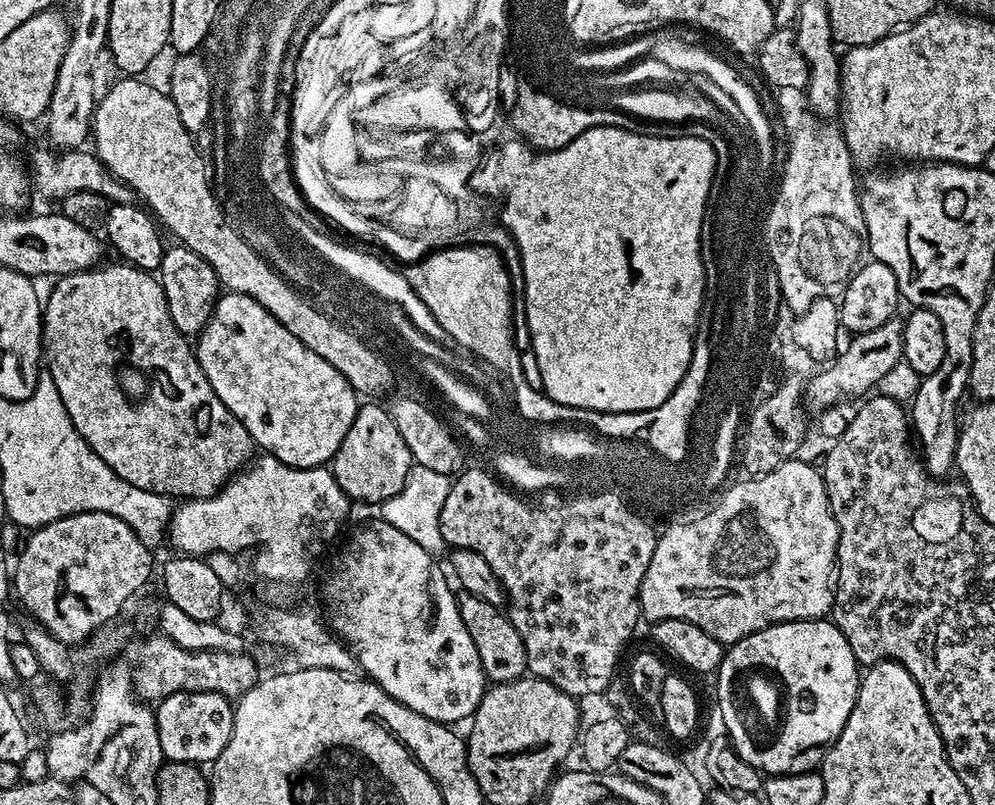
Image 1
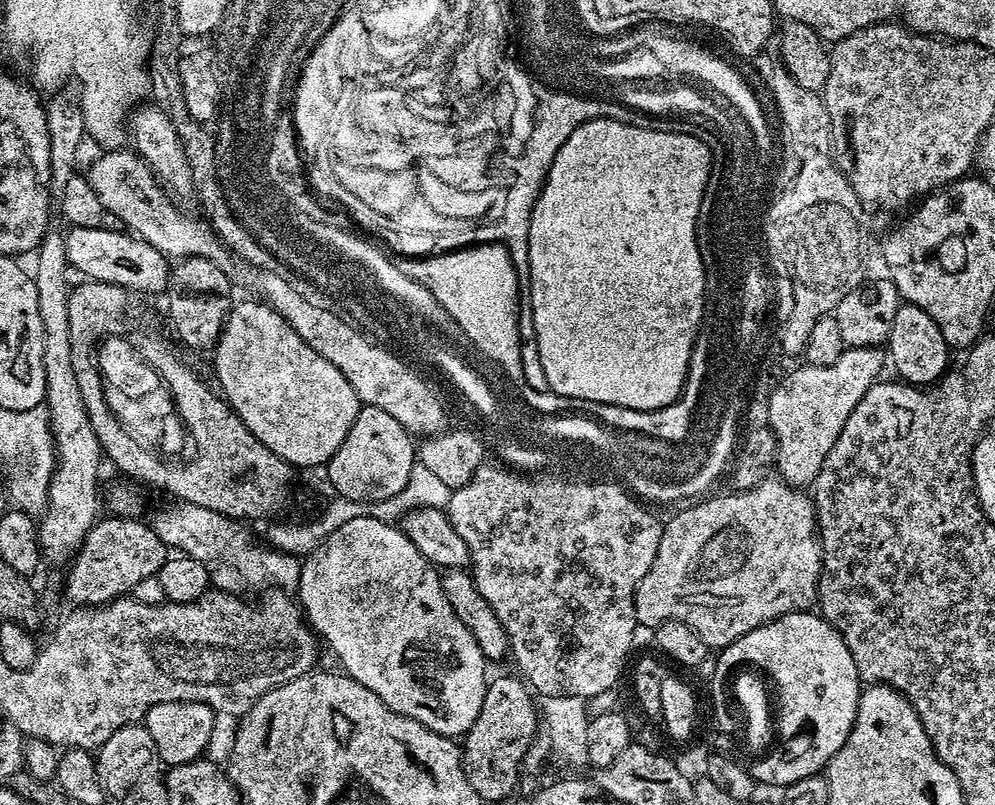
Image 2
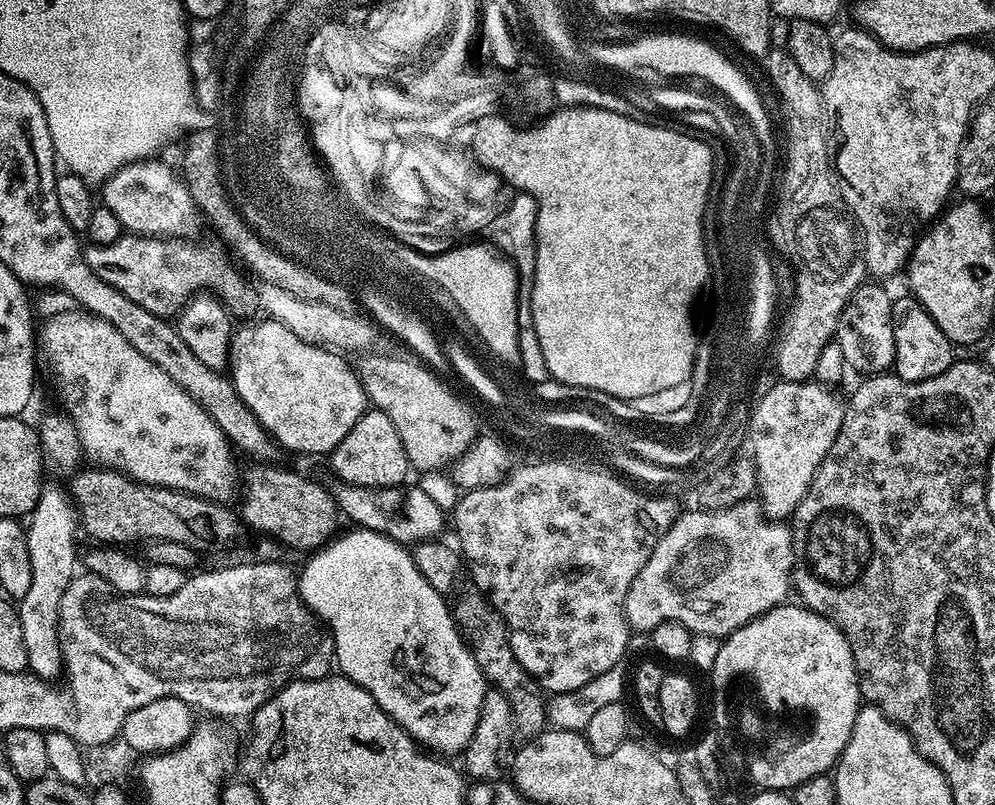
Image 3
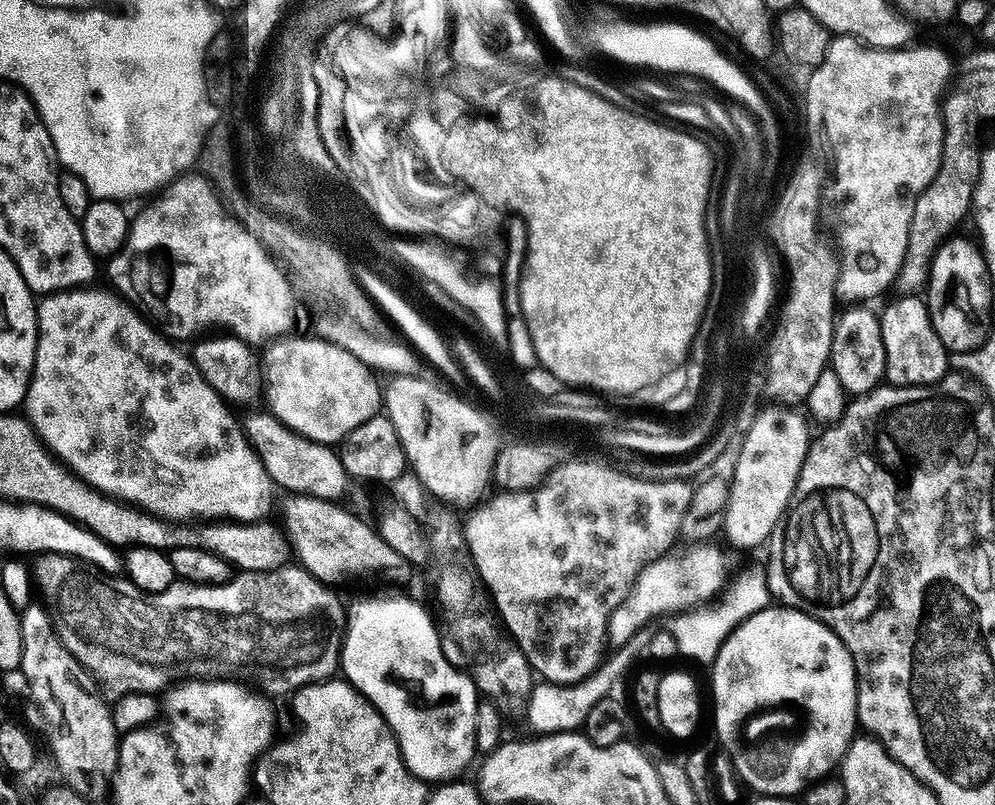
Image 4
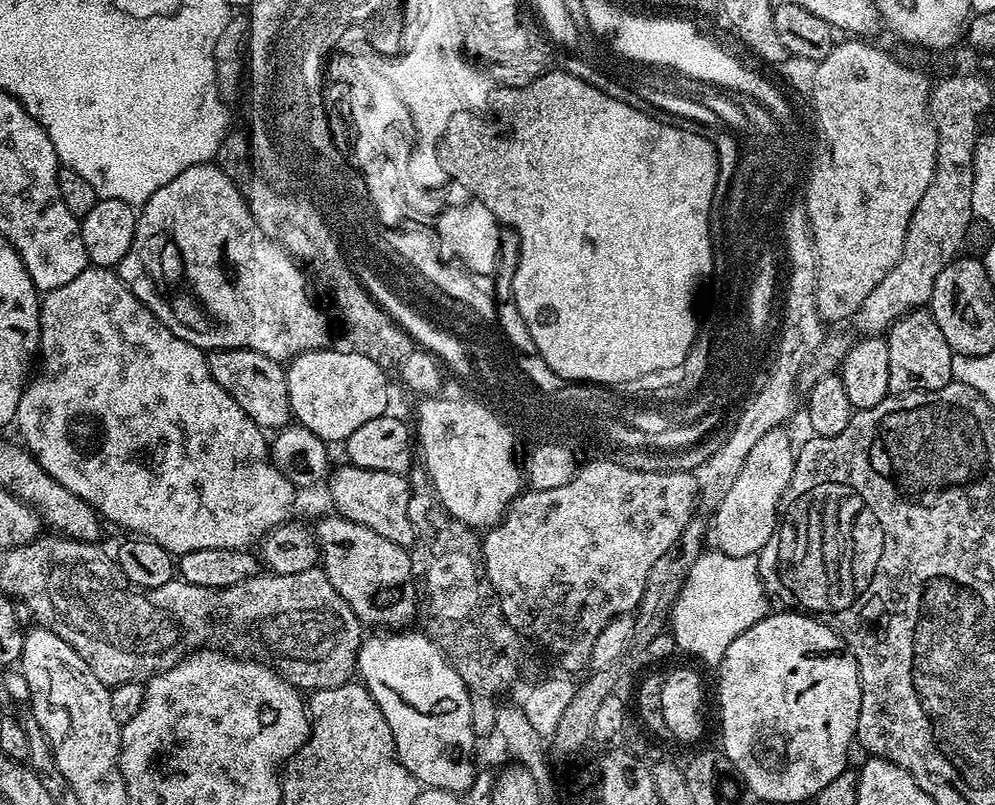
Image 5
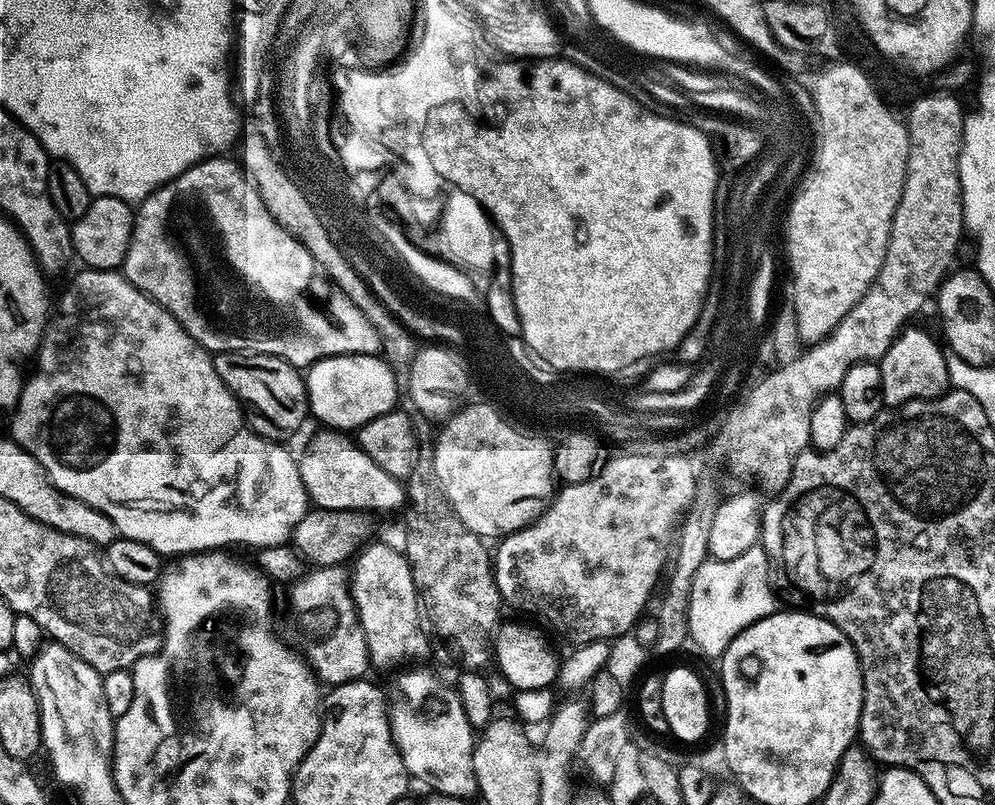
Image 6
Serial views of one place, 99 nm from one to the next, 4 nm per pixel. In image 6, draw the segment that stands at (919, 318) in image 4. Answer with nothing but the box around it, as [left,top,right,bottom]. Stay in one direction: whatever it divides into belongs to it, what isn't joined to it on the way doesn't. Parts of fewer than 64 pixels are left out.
[878,327,950,408]

